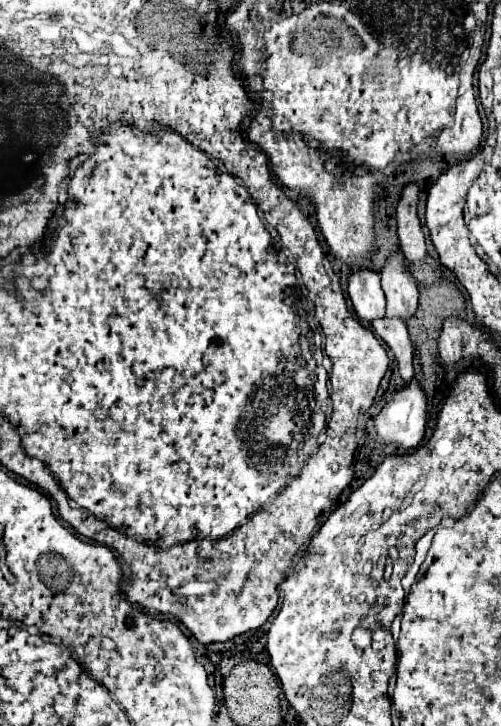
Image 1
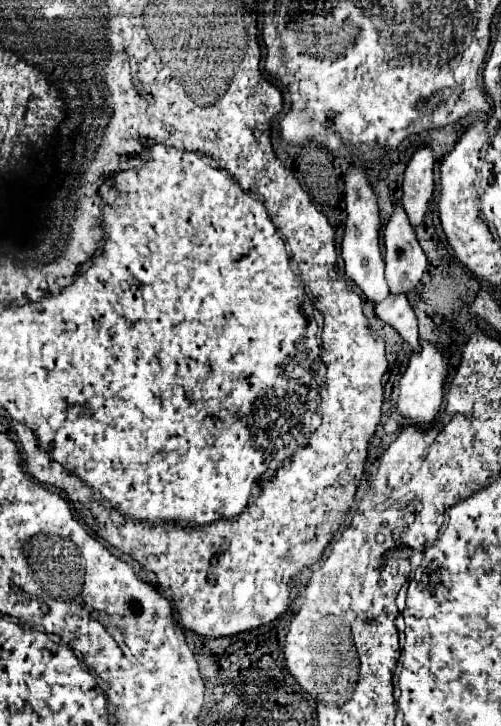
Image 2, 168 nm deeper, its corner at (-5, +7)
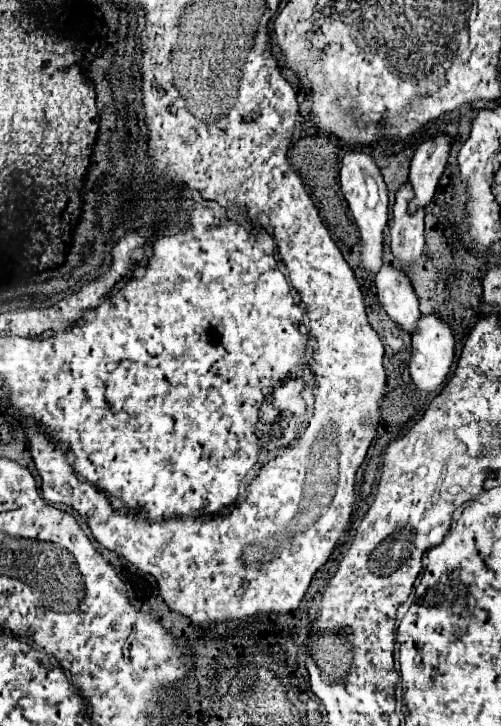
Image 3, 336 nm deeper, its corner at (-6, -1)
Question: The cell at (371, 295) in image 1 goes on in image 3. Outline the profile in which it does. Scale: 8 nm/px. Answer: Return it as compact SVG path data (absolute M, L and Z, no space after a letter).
M352 150L344 156L342 168L340 168L340 184L342 184L342 194L344 194L344 198L350 206L350 212L356 220L358 230L360 230L360 242L356 244L356 248L358 248L358 254L360 254L362 268L370 276L376 276L376 272L384 264L382 232L384 232L384 226L386 226L386 220L388 220L388 190L386 190L386 184L380 176L378 166L374 164L374 160L360 150Z

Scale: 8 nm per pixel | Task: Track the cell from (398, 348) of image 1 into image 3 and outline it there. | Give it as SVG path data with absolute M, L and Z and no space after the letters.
M382 266L376 274L376 294L384 312L396 322L404 332L414 334L420 320L418 298L412 290L410 280L394 266Z

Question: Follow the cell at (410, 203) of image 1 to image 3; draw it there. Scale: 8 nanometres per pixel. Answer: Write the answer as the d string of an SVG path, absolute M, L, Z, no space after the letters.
M438 136L422 142L414 152L410 164L410 184L414 188L414 200L408 204L408 212L426 208L434 198L438 180L446 168L450 150L450 138Z

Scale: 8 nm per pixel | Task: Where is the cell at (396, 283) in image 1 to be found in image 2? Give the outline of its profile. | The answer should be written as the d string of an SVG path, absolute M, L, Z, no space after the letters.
M397 202L397 206L395 206L387 226L385 226L383 242L385 242L385 278L389 282L389 288L395 294L399 294L399 292L407 294L409 290L413 290L419 284L419 280L425 272L425 266L427 266L427 258L425 258L425 254L415 238L415 230L413 230L401 202Z

